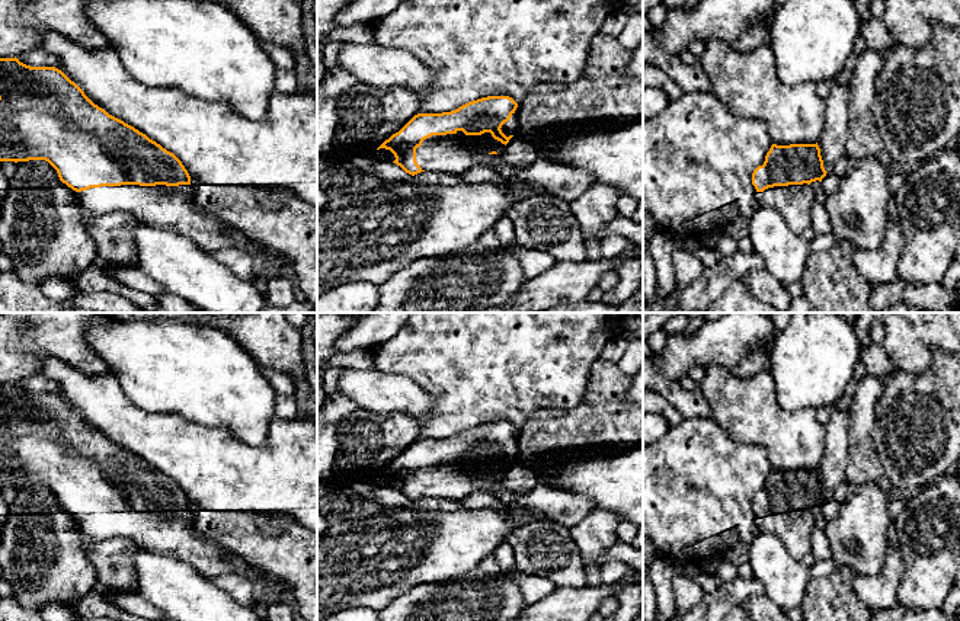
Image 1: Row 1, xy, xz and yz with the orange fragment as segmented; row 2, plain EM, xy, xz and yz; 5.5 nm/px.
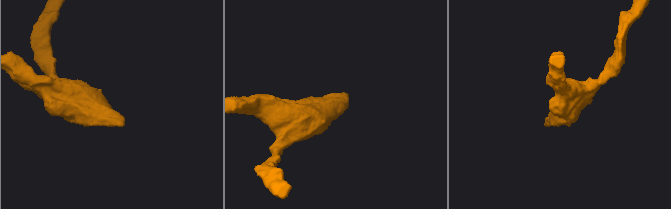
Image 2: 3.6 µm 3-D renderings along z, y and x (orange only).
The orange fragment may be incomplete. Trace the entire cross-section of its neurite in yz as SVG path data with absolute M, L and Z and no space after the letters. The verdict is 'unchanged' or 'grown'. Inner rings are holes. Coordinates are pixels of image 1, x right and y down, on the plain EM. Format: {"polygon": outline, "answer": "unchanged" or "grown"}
{"polygon": "M772 470L762 492L752 499L756 515L753 534L778 537L788 553L801 560L812 553L815 518L812 508L826 502L820 474L816 470Z", "answer": "grown"}

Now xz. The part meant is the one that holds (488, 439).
{"polygon": "M487 422L451 438L417 439L377 476L390 476L406 499L463 500L483 480L500 480L518 460L518 429Z", "answer": "grown"}

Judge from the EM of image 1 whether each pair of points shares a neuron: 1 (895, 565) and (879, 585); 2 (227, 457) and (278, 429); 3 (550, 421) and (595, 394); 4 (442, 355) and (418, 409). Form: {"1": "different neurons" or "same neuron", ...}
{"1": "same neuron", "2": "same neuron", "3": "same neuron", "4": "different neurons"}

